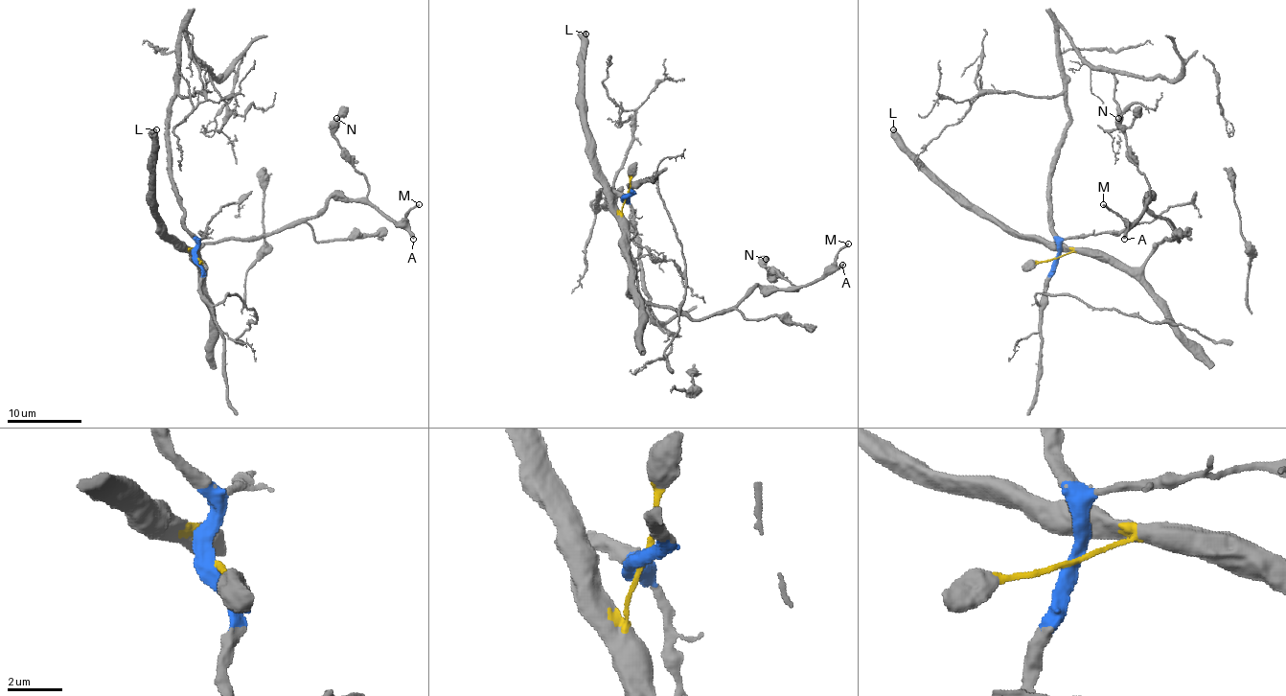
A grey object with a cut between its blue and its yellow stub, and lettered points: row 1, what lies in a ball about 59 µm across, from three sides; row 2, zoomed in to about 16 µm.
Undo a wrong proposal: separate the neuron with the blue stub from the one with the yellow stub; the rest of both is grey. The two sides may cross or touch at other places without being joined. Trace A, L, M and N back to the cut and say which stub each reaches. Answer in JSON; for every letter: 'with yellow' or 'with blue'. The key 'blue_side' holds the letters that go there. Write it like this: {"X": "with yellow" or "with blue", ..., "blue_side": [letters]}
{"A": "with yellow", "L": "with yellow", "M": "with yellow", "N": "with yellow", "blue_side": []}

